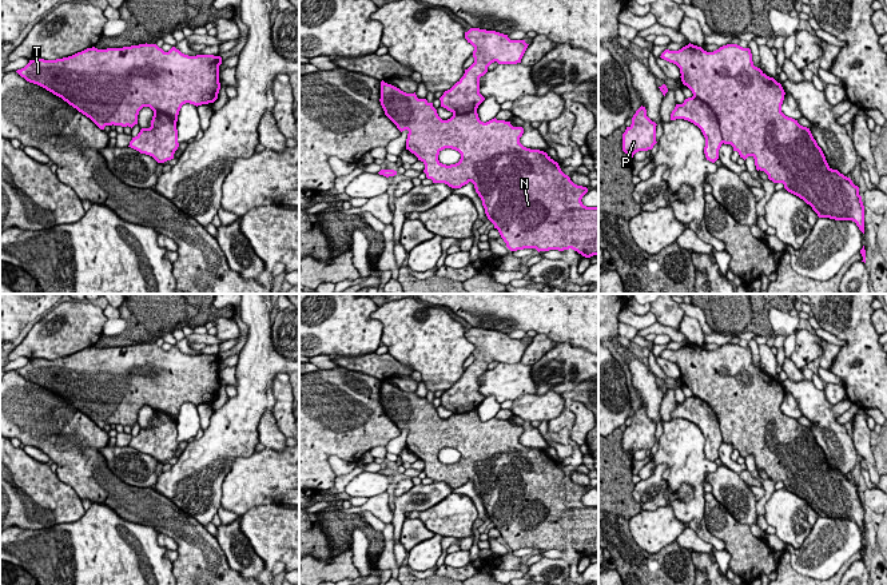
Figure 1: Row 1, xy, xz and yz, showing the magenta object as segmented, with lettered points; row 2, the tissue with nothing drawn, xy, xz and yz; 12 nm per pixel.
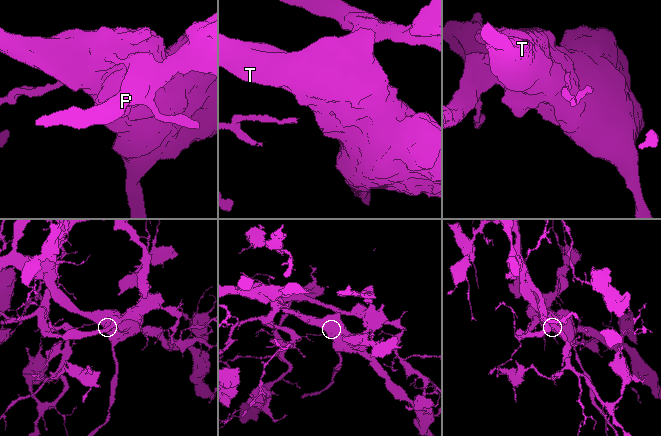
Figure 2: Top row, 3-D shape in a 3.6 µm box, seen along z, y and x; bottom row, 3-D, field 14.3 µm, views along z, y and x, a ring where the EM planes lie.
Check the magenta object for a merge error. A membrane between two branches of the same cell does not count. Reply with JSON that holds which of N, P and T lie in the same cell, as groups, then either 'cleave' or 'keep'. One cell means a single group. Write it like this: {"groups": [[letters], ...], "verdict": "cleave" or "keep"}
{"groups": [["N", "T"], ["P"]], "verdict": "cleave"}

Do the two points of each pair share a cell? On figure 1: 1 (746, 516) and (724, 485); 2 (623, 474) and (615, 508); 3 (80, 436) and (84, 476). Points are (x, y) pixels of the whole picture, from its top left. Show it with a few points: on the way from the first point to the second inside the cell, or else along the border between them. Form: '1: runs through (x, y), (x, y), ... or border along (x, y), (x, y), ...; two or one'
1: runs through (743, 508), (732, 493); one
2: runs through (615, 482), (615, 500); one
3: runs through (80, 445), (82, 466); one

